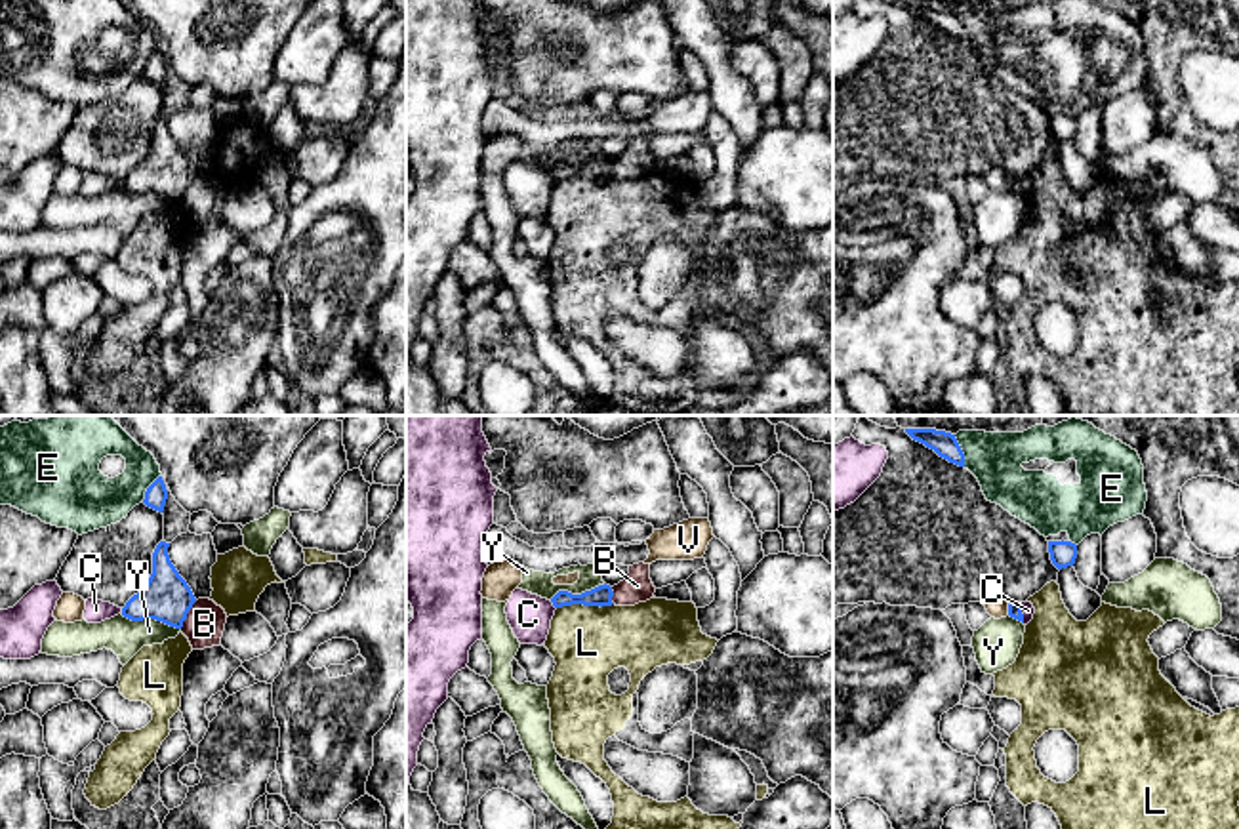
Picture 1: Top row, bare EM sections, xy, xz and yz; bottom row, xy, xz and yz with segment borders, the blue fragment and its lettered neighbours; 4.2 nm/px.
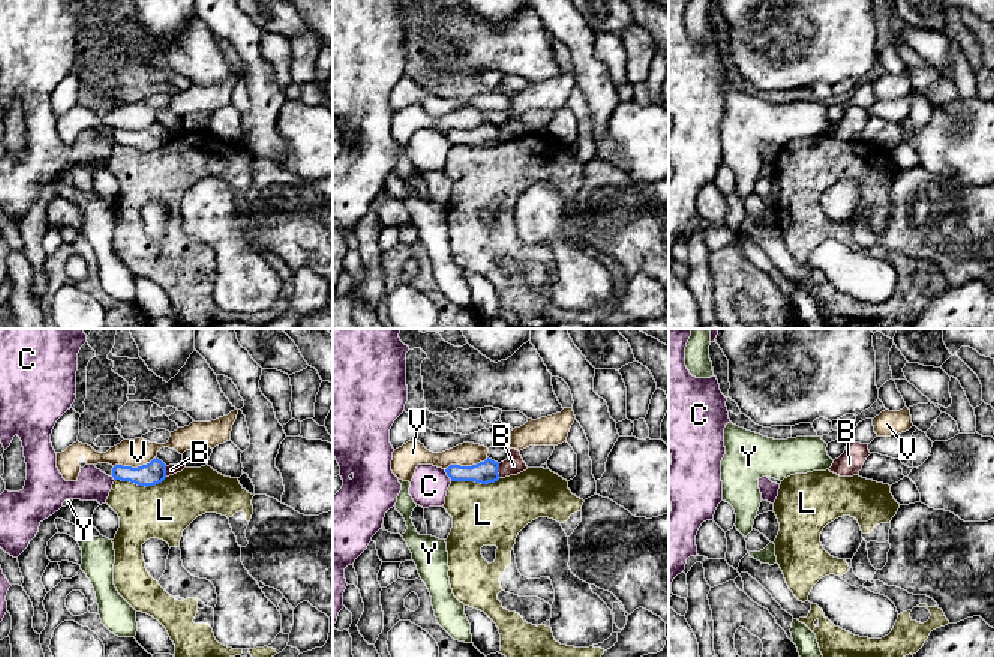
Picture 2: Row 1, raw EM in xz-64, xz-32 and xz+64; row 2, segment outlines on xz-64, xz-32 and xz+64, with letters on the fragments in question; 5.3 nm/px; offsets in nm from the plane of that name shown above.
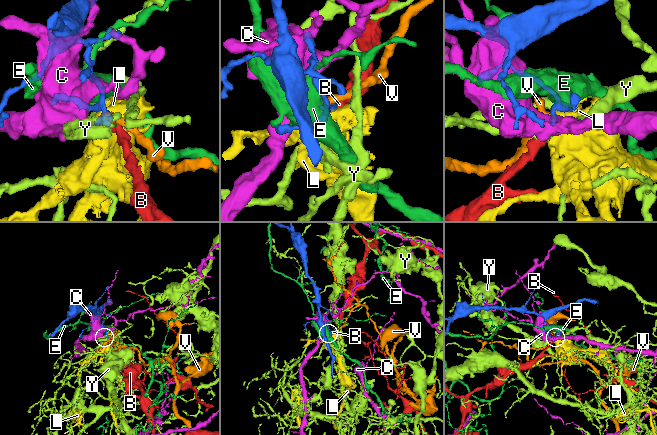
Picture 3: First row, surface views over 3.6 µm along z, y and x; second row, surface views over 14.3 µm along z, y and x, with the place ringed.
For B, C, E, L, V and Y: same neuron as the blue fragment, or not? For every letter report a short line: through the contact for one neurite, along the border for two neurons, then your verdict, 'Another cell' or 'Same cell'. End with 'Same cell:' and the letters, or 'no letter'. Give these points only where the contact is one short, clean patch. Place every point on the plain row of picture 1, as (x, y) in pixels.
B: Line: xy (197, 174), (180, 201). Another cell
C: Another cell
E: Another cell
L: Line: xz (612, 176), (601, 180), (563, 178), (557, 181). Another cell
V: Line: yz (1007, 178), (1009, 187). Another cell
Y: Line: xy (121, 187), (132, 193), (161, 193), (180, 202). Another cell
Same cell: no letter

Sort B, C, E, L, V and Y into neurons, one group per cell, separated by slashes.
B / C / E / L / V / Y

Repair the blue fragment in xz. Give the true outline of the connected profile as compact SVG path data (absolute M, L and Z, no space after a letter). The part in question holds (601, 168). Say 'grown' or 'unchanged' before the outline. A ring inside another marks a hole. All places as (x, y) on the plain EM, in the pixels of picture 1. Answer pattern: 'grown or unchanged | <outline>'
unchanged | M599 158L591 164L585 164L581 168L572 168L568 164L559 164L551 175L555 181L562 181L562 179L572 179L572 177L583 177L583 179L612 179L612 170L614 164L610 158Z

